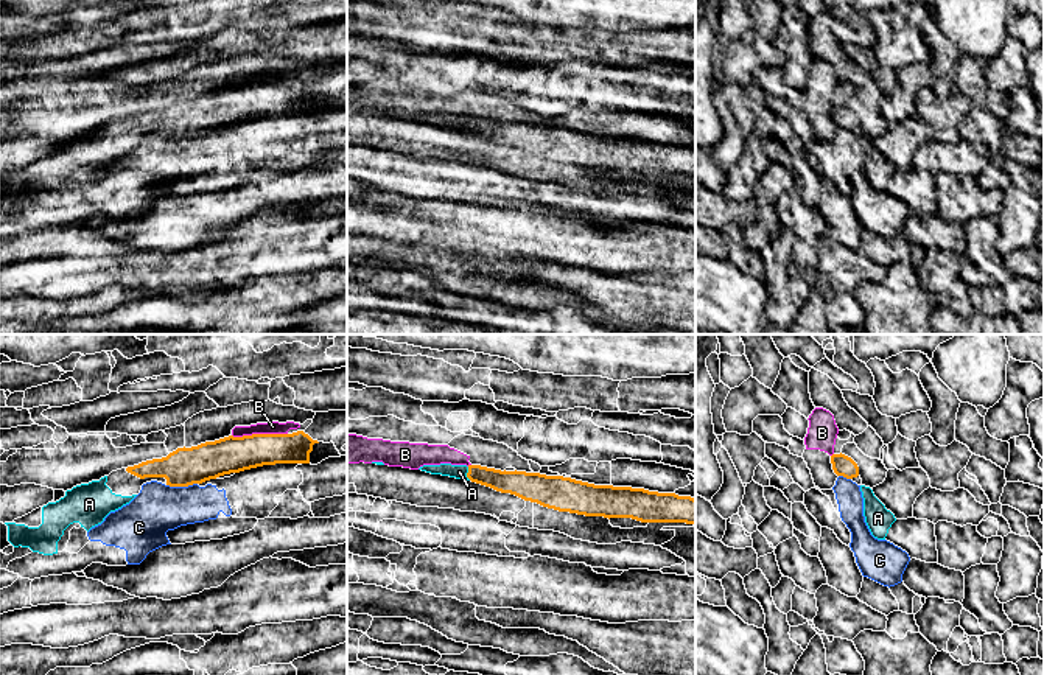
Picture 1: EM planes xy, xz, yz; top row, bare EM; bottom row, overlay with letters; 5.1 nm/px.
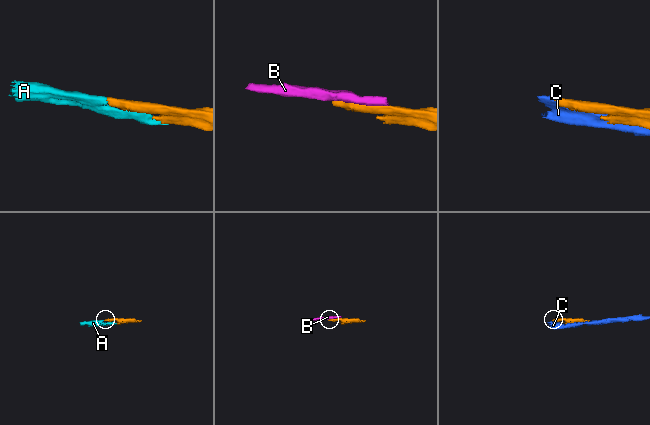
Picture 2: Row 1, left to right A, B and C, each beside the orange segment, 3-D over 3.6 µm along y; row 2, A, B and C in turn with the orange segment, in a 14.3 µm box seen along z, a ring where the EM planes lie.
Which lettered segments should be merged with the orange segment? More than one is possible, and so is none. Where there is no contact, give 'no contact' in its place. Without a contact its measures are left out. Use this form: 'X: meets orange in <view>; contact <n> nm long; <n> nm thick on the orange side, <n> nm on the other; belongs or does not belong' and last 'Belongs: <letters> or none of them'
A: meets orange in xz; contact 70 nm long; 120 nm thick on the orange side, 80 nm on the other; belongs
B: meets orange in xy; contact 280 nm long; 190 nm thick on the orange side, 60 nm on the other; does not belong
C: meets orange in xy; contact 160 nm long; 200 nm thick on the orange side, 260 nm on the other; does not belong
Belongs: A

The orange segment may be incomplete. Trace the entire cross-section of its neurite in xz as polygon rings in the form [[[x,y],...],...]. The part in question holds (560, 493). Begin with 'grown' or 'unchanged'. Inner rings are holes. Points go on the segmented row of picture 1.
grown | [[[423,465],[419,470],[467,479],[559,512],[585,516],[632,518],[641,523],[695,526],[695,499],[644,488],[594,485],[563,476],[501,471],[481,465]]]

